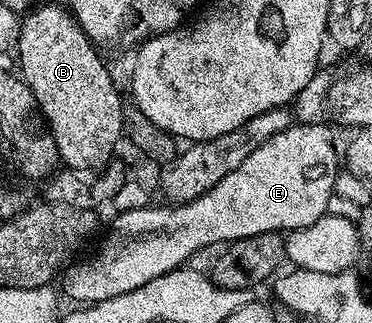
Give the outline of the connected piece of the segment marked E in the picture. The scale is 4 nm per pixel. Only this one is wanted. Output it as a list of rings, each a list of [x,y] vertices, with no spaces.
[[[292,123],[287,130],[267,138],[259,150],[247,154],[223,182],[211,186],[211,190],[204,192],[199,198],[174,203],[173,208],[153,208],[146,206],[118,211],[113,225],[109,228],[109,237],[105,245],[97,252],[94,260],[85,260],[82,264],[73,262],[64,269],[60,277],[60,291],[78,300],[78,305],[88,306],[122,296],[128,292],[139,290],[147,282],[159,278],[163,274],[173,272],[186,263],[188,256],[196,254],[200,248],[208,244],[228,245],[234,240],[251,238],[255,234],[279,232],[288,234],[295,228],[311,226],[320,216],[327,213],[327,202],[335,195],[337,187],[337,173],[339,171],[339,148],[333,145],[333,132],[328,123],[315,124]]]

